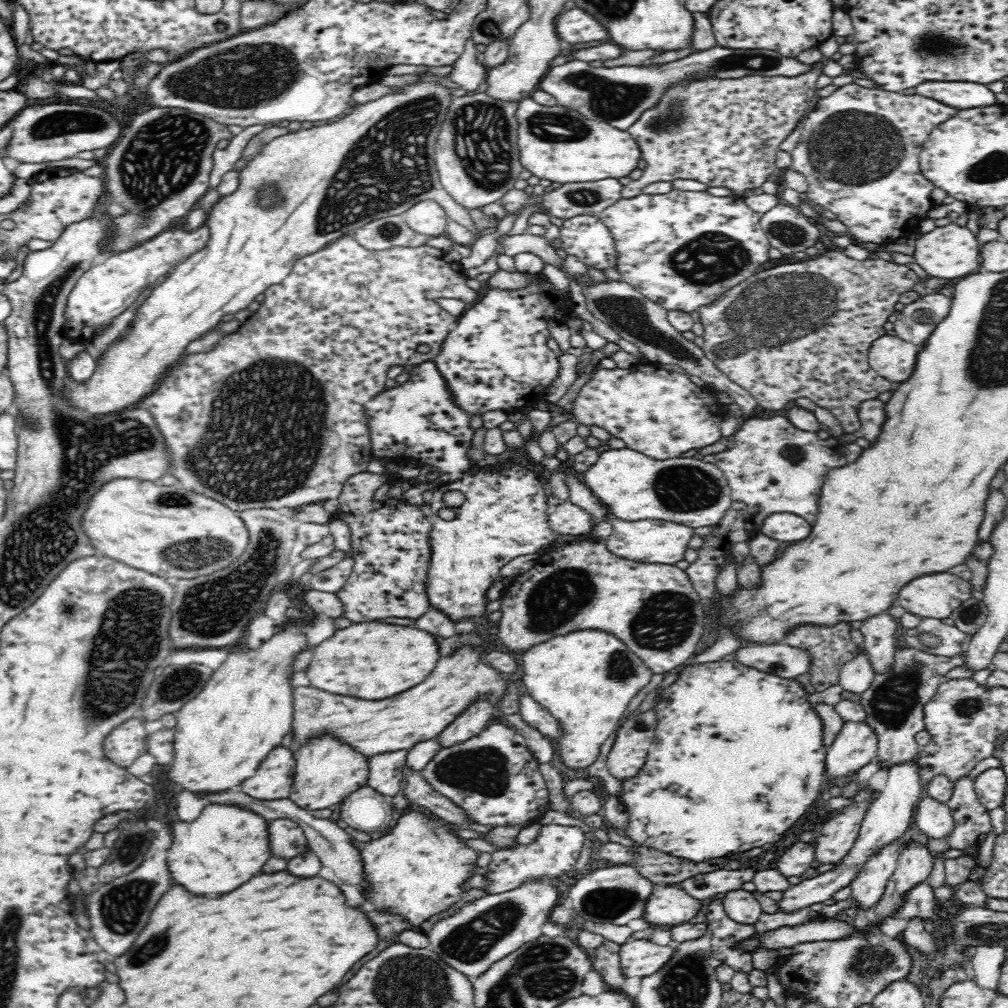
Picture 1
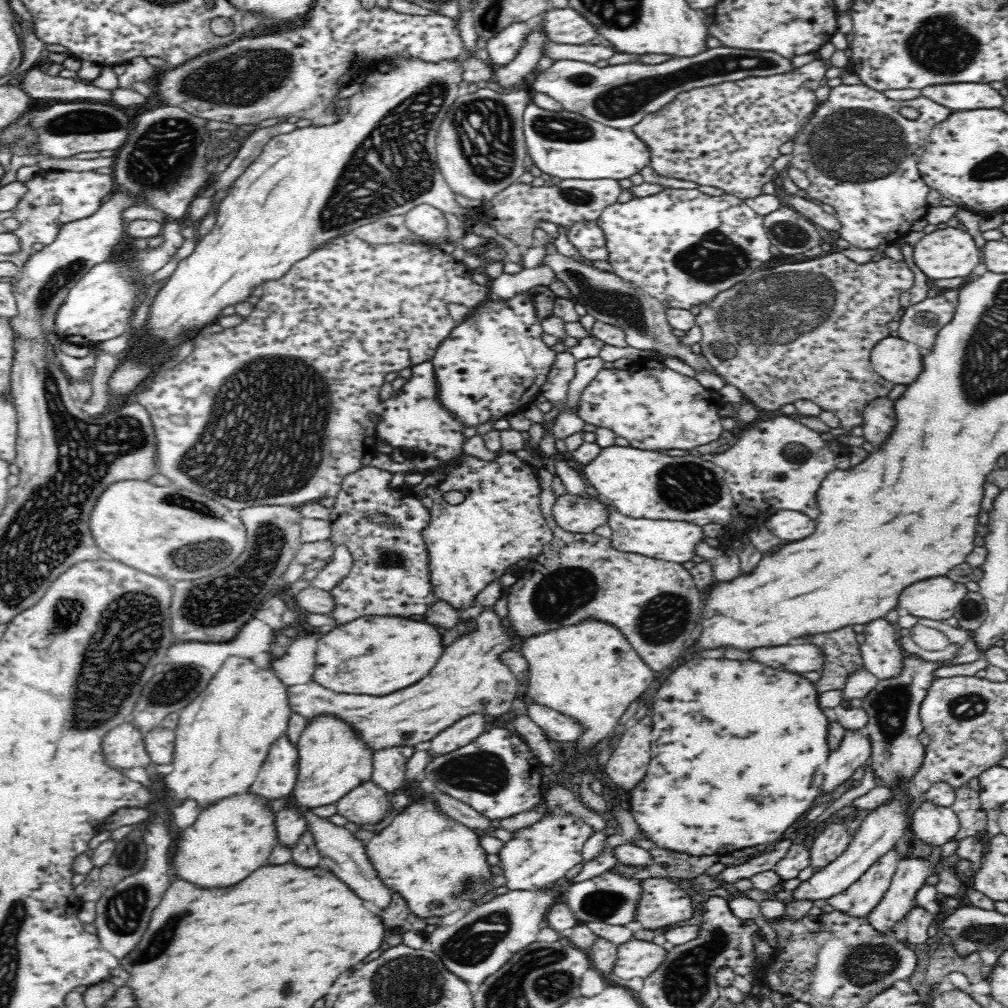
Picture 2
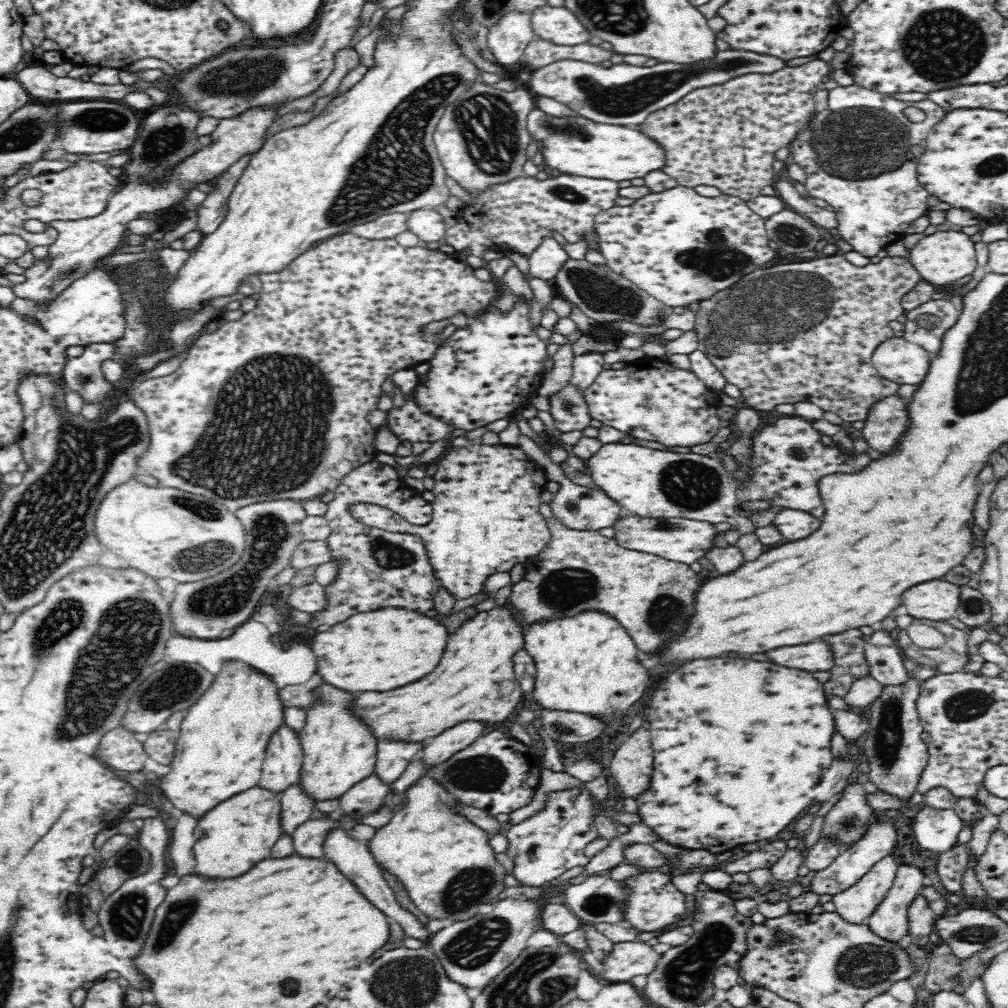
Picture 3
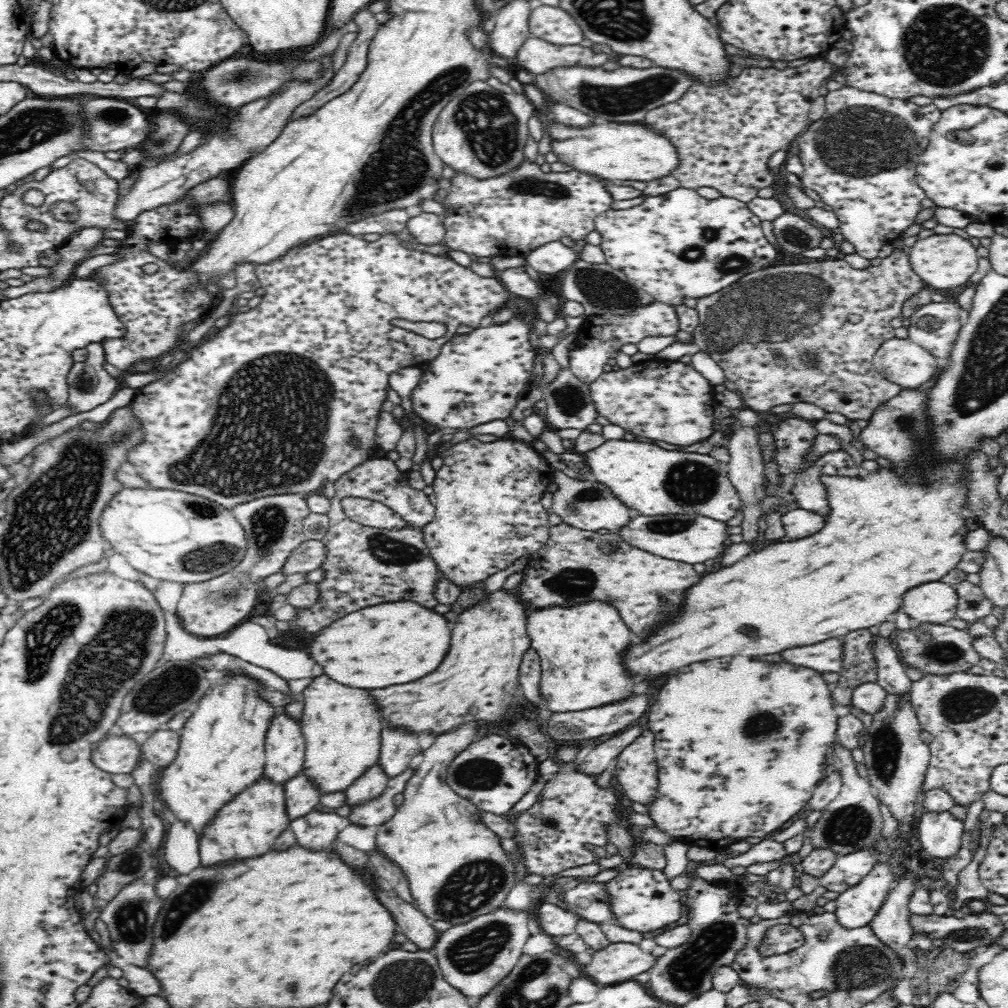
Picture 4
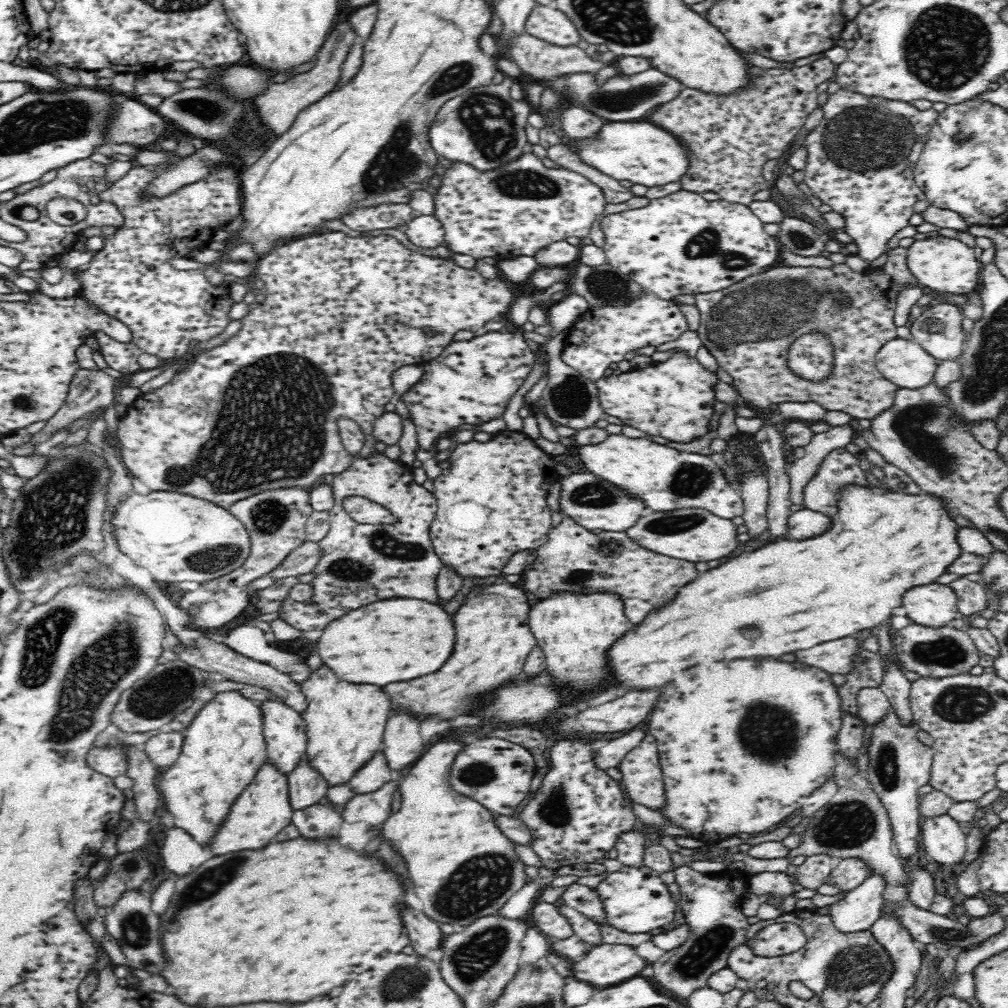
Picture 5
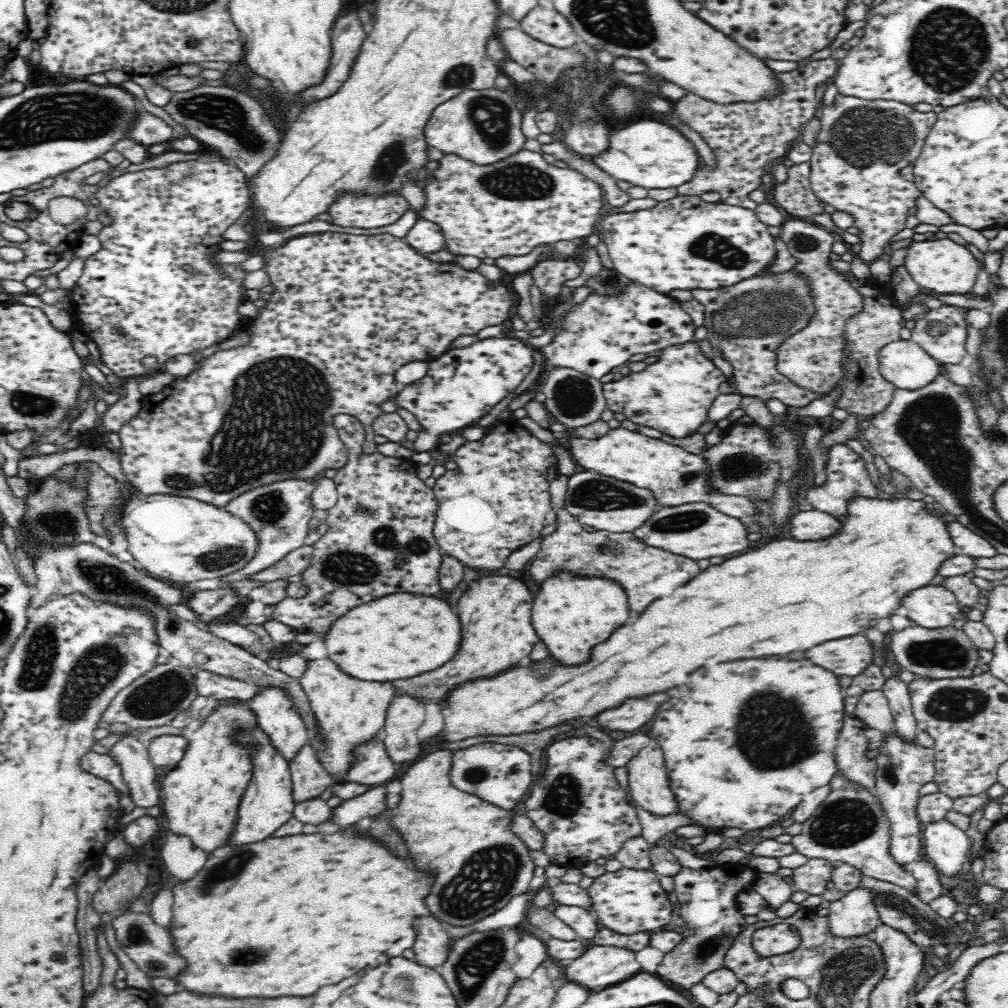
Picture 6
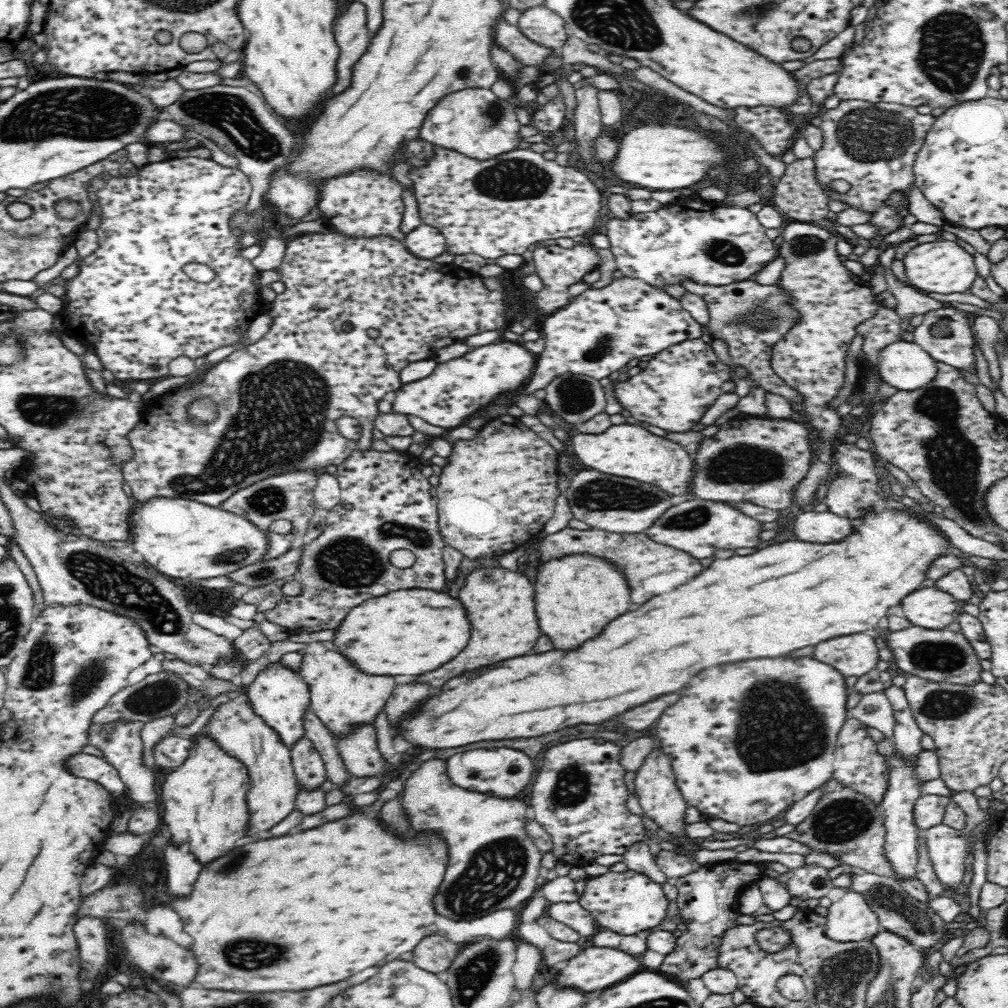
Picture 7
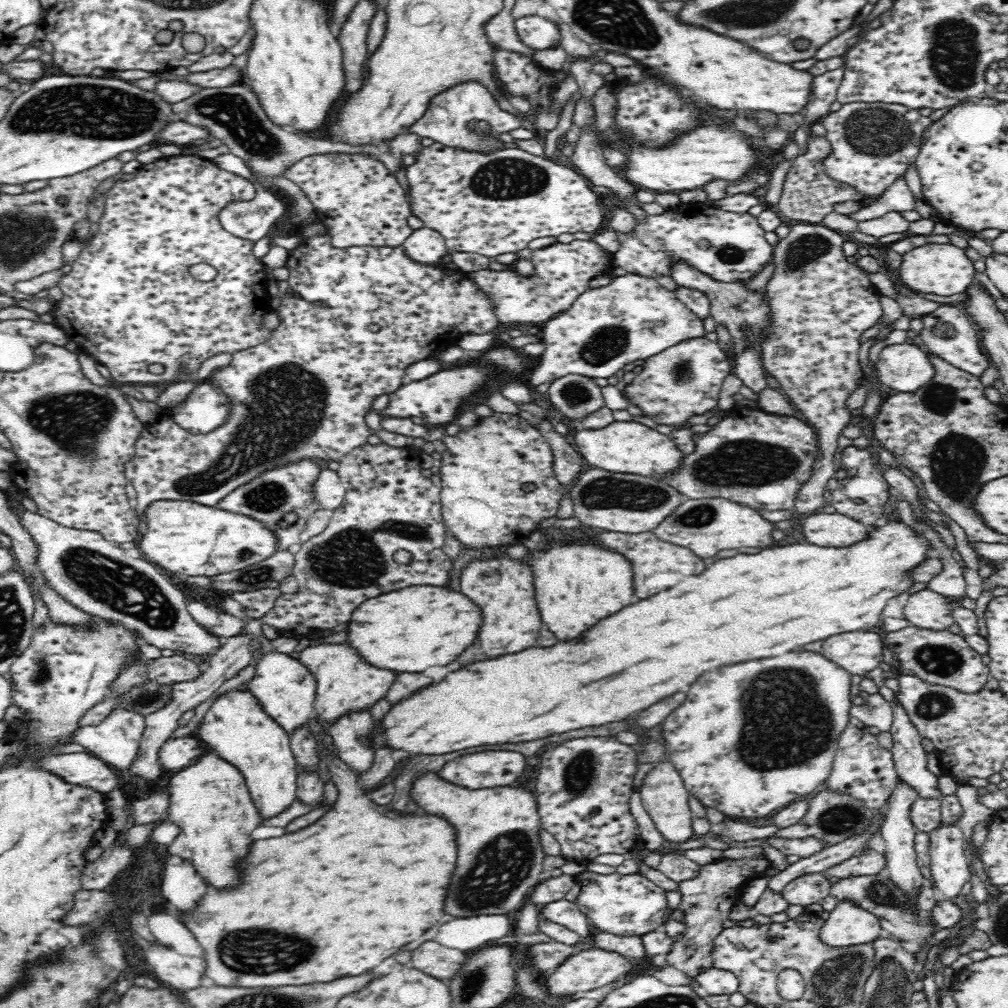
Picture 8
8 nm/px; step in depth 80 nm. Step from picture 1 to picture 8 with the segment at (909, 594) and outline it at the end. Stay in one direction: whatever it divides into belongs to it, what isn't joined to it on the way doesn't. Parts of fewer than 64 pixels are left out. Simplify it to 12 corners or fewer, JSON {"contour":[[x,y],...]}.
{"contour":[[924,589],[908,598],[911,626],[944,631],[955,624],[948,598]]}

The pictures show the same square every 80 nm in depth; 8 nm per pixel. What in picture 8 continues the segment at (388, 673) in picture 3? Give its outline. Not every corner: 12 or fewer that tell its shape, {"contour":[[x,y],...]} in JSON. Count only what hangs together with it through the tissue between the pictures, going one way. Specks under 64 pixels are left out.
{"contour":[[446,586],[356,608],[348,644],[378,668],[424,672],[476,640],[480,610]]}

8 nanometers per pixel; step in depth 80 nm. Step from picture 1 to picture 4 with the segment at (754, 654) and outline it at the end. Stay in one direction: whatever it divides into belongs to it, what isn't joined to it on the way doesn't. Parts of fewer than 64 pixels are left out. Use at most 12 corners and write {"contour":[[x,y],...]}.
{"contour":[[842,637],[784,650],[790,664],[840,672]]}

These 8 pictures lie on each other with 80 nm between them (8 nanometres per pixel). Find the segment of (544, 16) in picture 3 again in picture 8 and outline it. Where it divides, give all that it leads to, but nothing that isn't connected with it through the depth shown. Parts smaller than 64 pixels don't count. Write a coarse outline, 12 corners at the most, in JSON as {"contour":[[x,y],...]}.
{"contour":[[538,15],[514,20],[518,39],[532,50],[560,45],[554,21]]}

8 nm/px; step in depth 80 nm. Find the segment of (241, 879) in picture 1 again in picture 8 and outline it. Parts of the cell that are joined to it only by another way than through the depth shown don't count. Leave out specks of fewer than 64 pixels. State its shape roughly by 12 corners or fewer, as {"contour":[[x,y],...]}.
{"contour":[[250,688],[218,696],[198,736],[244,775],[262,821],[297,798],[289,733]]}

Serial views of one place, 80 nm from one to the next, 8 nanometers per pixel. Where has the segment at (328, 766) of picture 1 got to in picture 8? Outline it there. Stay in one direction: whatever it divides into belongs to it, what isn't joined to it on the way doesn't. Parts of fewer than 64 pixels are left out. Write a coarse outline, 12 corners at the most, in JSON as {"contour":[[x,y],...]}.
{"contour":[[346,642],[298,659],[317,680],[315,712],[330,723],[370,708],[396,676]]}

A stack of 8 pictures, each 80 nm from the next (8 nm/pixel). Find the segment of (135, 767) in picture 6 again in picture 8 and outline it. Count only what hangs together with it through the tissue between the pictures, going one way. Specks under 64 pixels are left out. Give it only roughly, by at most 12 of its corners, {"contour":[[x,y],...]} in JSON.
{"contour":[[116,704],[100,724],[79,727],[81,744],[134,784],[145,716]]}

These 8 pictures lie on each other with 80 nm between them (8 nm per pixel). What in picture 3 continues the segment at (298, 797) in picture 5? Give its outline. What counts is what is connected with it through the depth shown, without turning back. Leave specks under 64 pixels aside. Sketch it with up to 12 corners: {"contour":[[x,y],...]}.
{"contour":[[299,782],[279,793],[281,825],[292,836],[314,812]]}

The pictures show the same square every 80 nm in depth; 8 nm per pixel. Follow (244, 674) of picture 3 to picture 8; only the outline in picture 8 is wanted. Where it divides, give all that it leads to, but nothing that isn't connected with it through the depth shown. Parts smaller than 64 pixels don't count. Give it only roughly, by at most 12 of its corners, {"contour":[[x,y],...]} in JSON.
{"contour":[[210,748],[167,786],[166,848],[206,886],[240,884],[261,825],[244,775]]}

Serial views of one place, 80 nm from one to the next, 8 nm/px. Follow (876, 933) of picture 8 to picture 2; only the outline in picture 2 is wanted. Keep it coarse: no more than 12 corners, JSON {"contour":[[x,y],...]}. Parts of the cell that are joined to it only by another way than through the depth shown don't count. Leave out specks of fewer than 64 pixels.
{"contour":[[884,853],[854,884],[825,902],[868,916],[889,889],[898,861]]}

